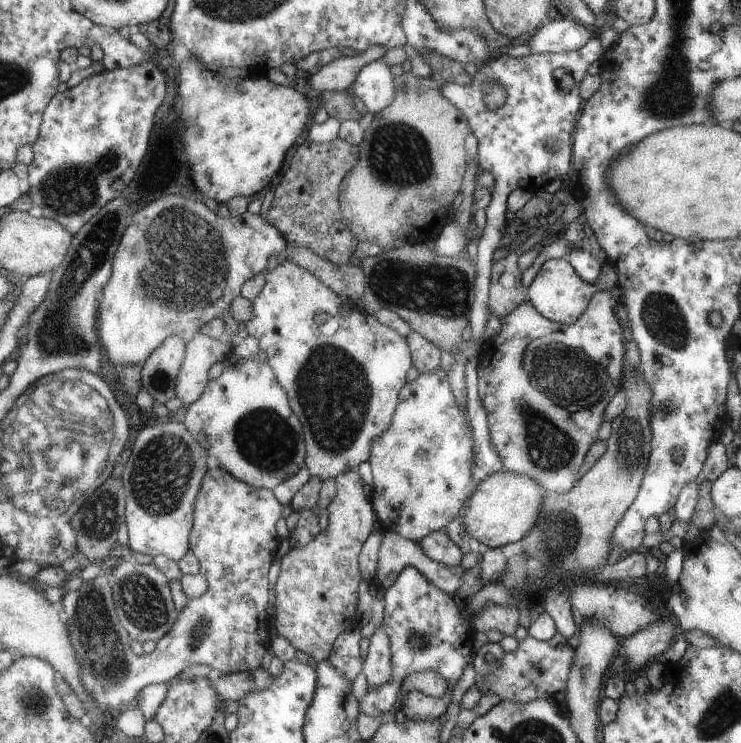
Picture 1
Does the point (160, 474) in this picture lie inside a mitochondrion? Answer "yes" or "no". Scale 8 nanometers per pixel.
yes

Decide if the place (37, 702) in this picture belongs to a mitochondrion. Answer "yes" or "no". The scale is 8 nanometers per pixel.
yes

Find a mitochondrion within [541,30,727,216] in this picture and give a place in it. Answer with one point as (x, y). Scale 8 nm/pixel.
(563, 79)

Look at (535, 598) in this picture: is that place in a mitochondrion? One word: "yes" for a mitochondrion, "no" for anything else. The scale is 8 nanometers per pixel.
no

